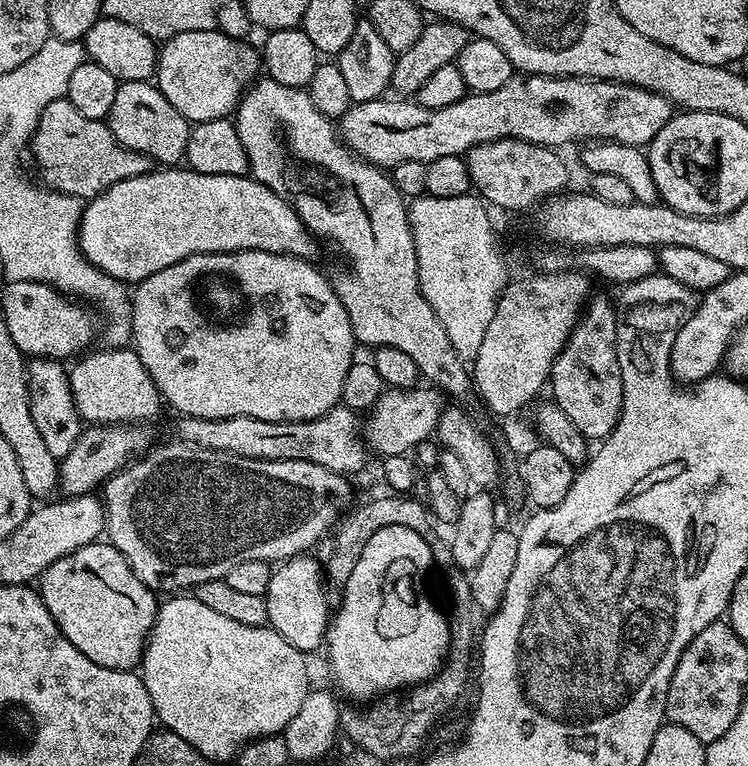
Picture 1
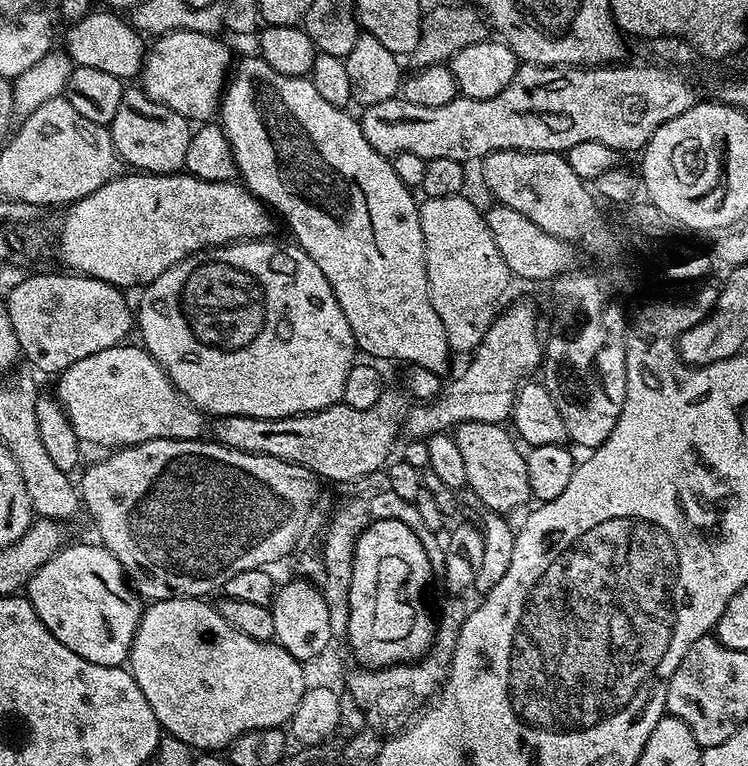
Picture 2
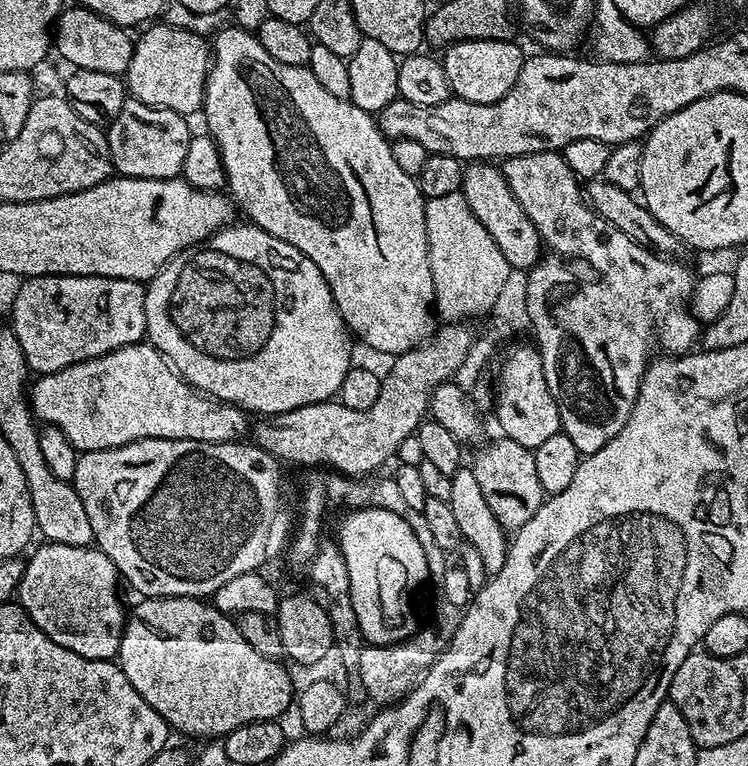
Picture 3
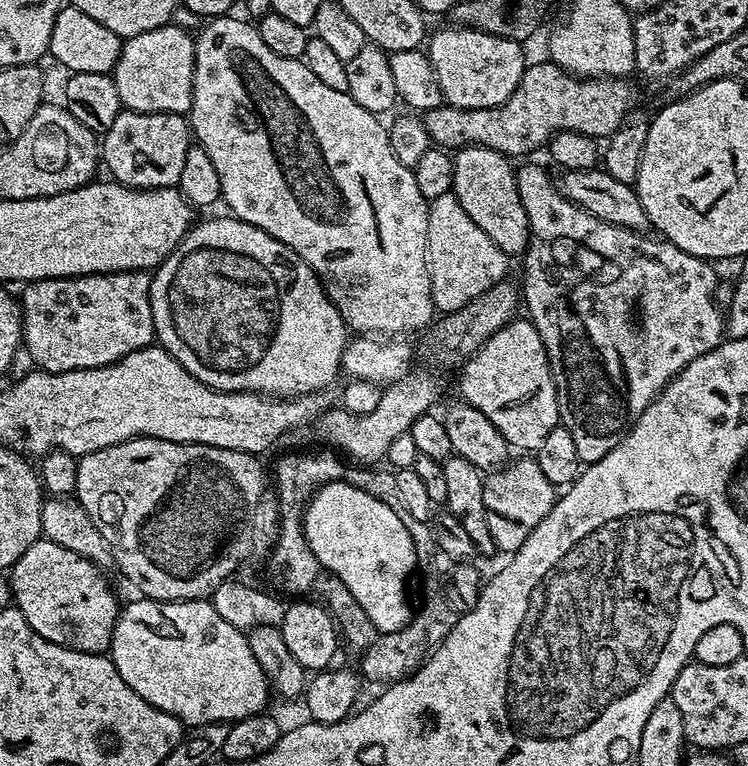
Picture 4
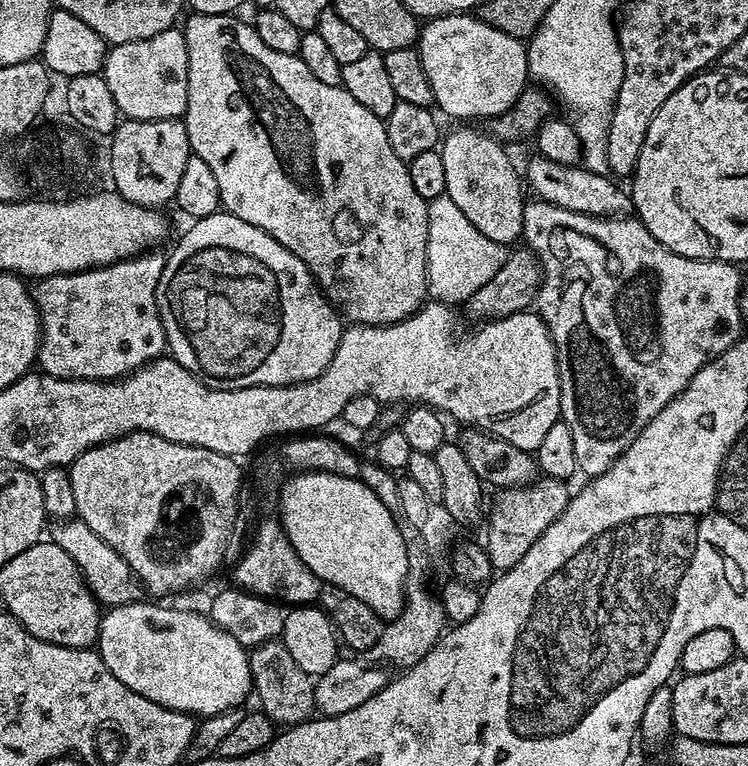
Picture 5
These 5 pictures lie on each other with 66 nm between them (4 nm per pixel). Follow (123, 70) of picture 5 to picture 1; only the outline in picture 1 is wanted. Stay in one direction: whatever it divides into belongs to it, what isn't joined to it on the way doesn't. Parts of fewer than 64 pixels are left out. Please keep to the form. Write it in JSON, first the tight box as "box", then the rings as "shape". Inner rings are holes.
{"box":[154,28,262,125],"shape":[[[216,28],[178,34],[159,45],[154,83],[166,98],[166,102],[170,102],[170,106],[174,106],[174,110],[181,112],[193,125],[231,117],[240,99],[252,87],[262,68],[261,53],[257,49],[255,52],[248,44],[250,43],[243,39],[227,37]]]}

